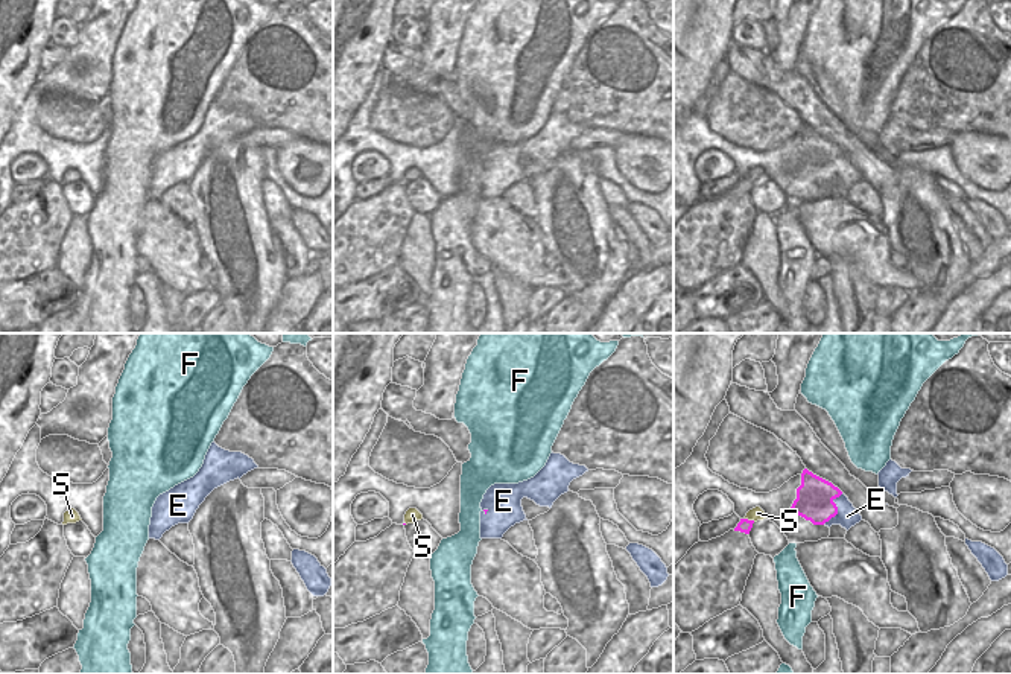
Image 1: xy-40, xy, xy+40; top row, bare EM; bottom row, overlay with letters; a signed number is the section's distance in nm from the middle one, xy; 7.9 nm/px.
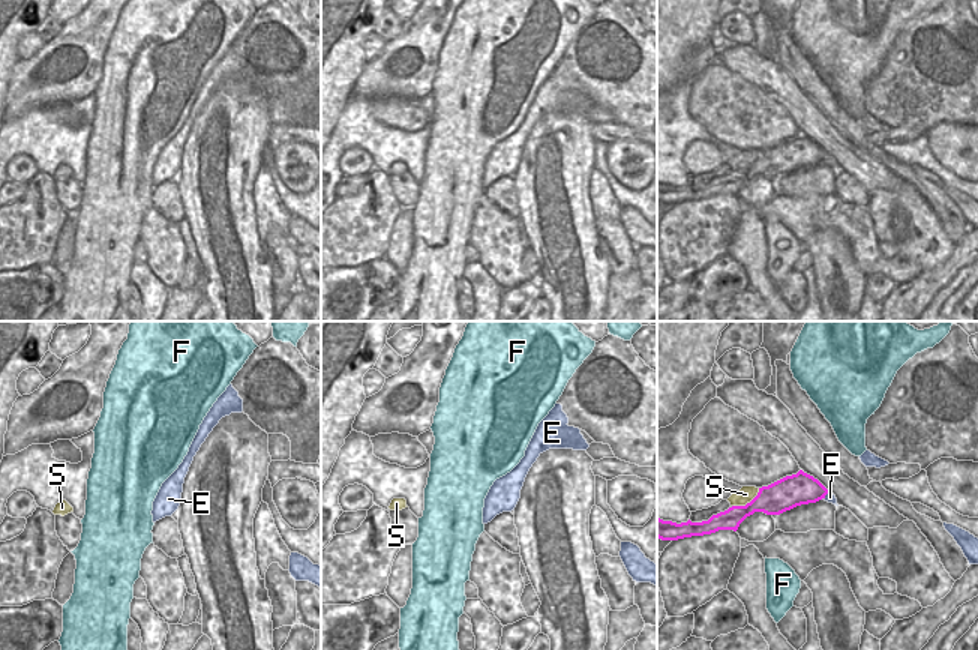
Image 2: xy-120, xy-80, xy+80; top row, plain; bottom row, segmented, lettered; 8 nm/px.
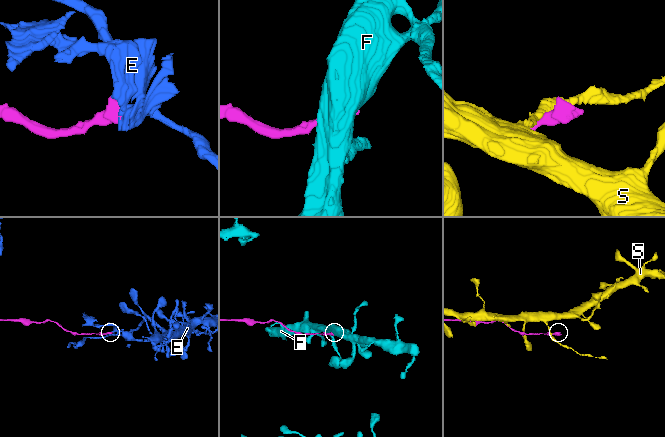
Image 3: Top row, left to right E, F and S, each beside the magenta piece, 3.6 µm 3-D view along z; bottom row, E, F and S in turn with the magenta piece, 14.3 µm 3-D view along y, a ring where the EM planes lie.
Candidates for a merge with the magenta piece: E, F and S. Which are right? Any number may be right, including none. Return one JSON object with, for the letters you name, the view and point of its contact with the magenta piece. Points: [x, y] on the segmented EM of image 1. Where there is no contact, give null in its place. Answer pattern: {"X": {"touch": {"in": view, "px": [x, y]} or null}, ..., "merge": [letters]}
{"merge": []}

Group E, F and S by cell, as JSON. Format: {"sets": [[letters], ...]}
{"sets": [["E"], ["F"], ["S"]]}

